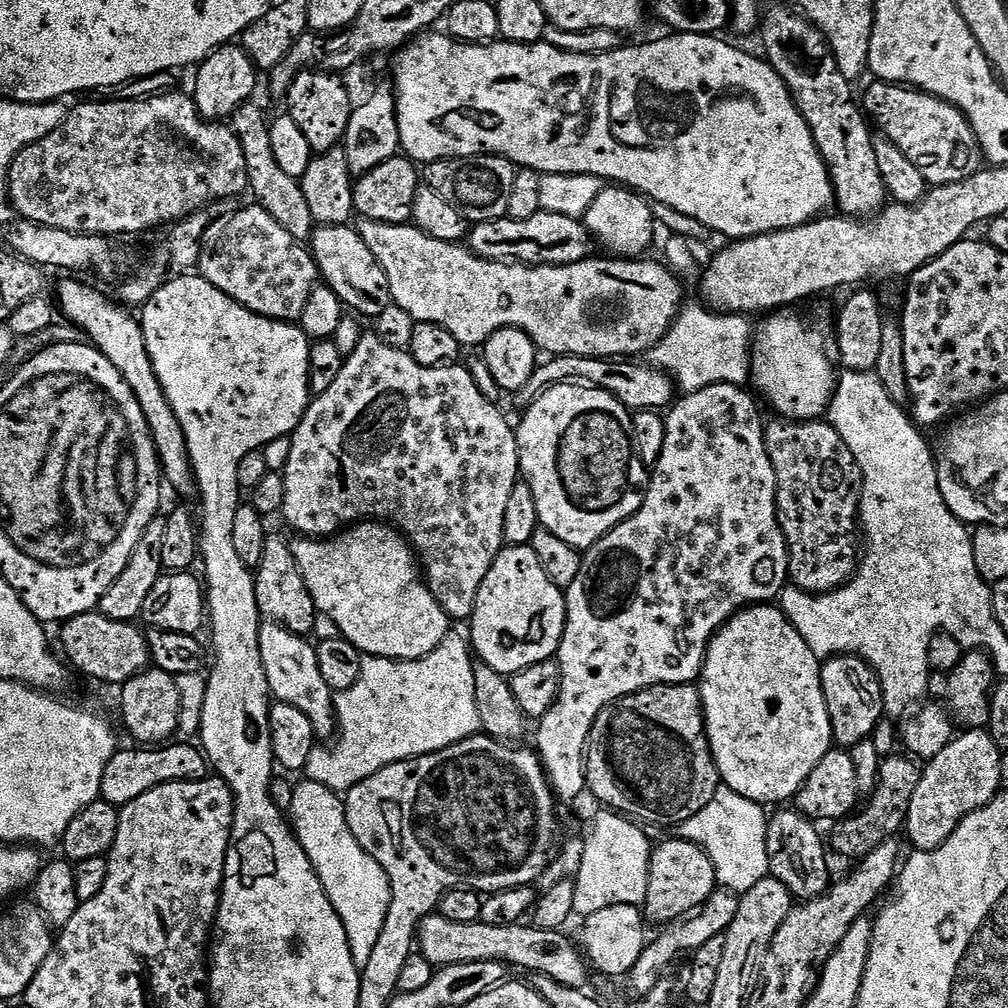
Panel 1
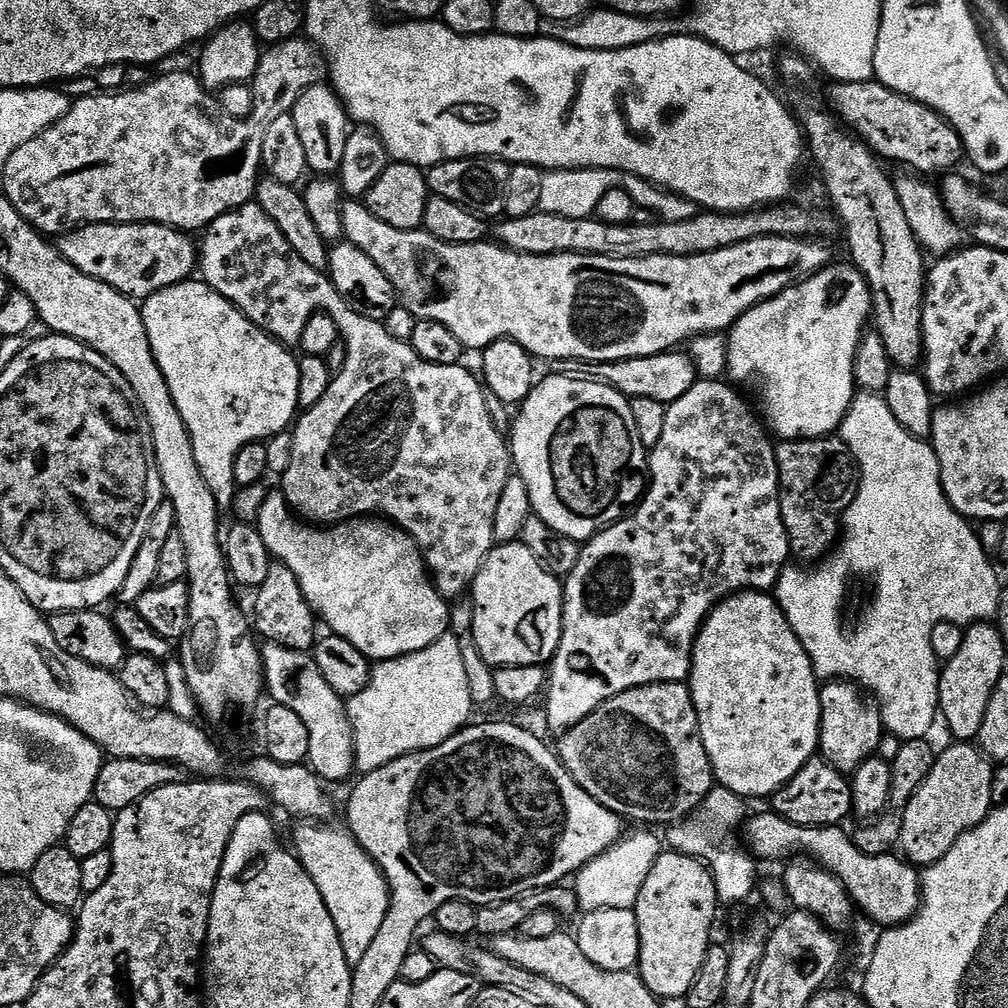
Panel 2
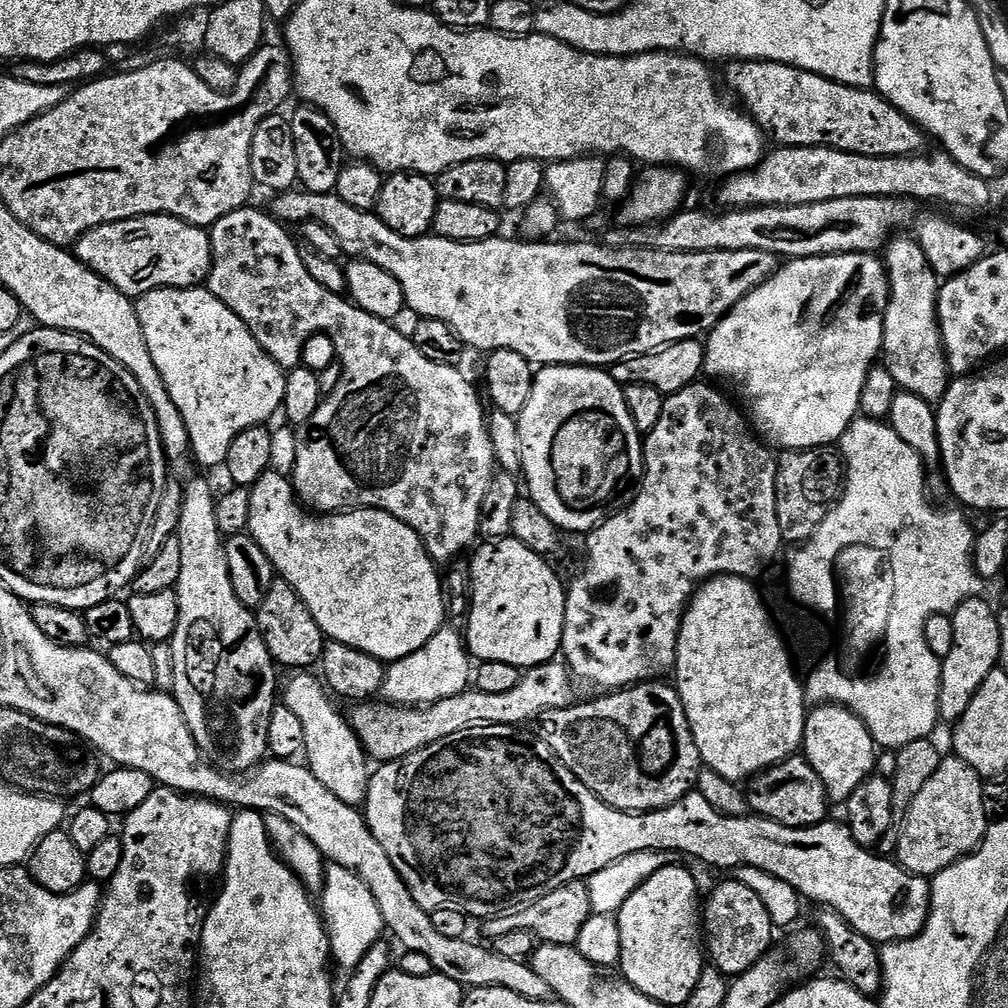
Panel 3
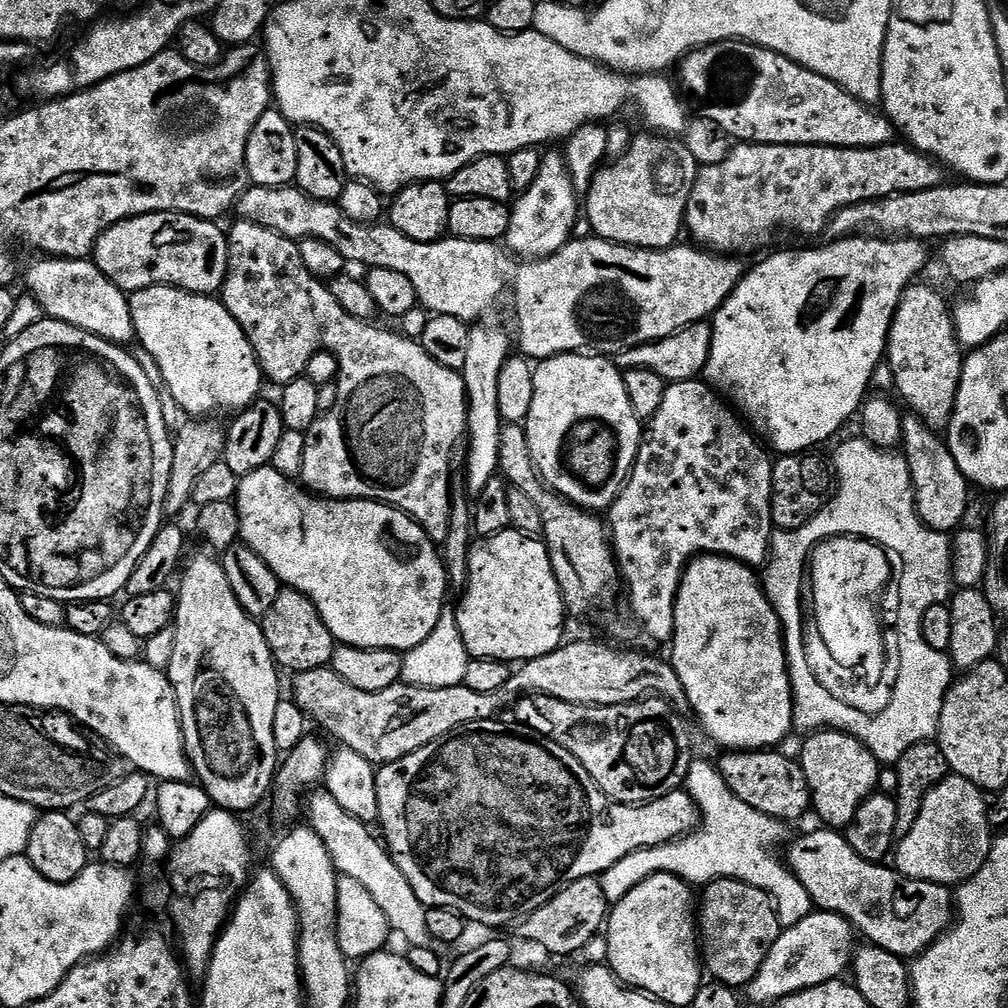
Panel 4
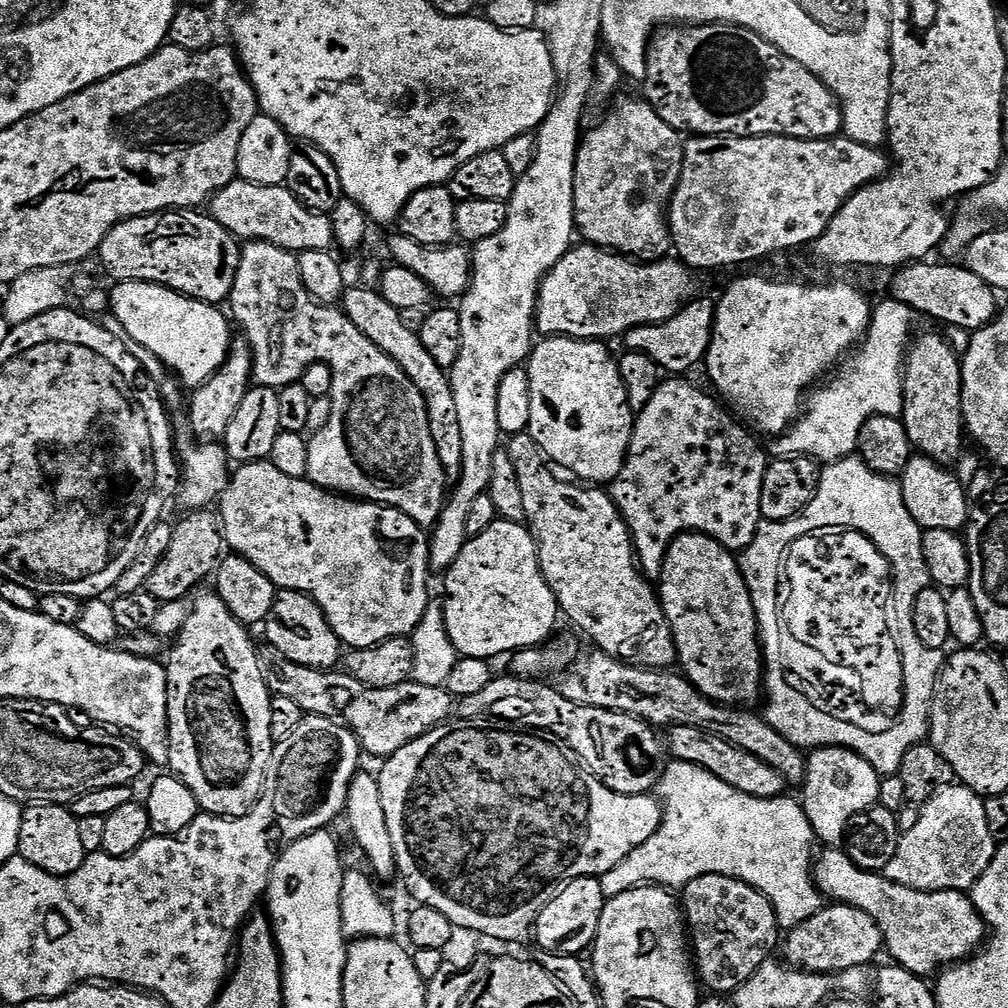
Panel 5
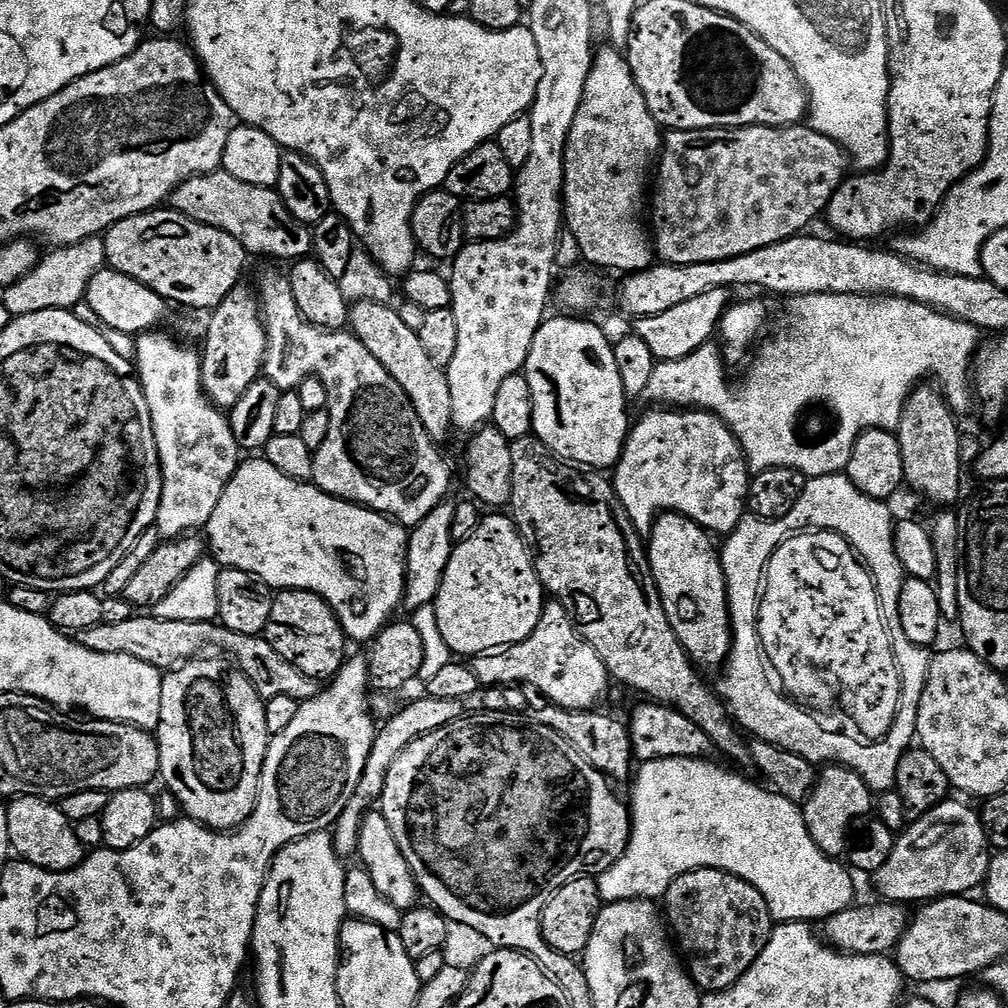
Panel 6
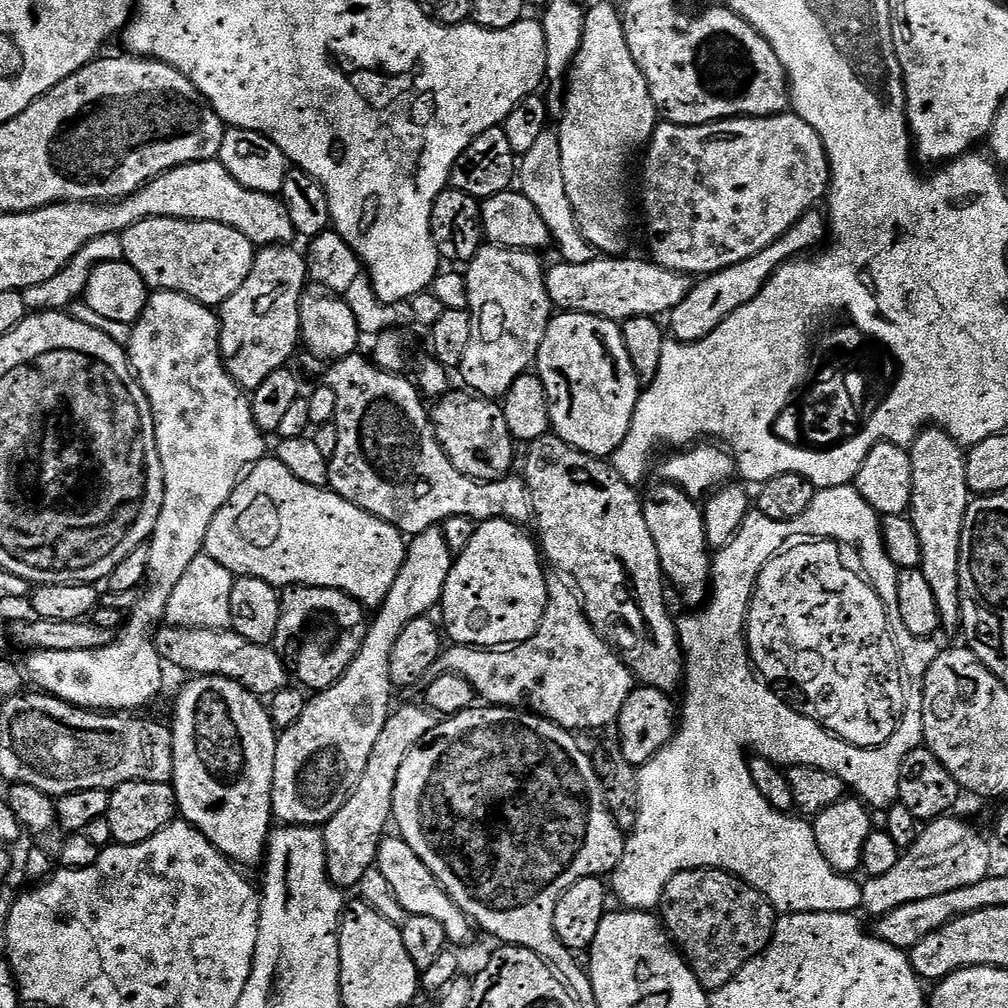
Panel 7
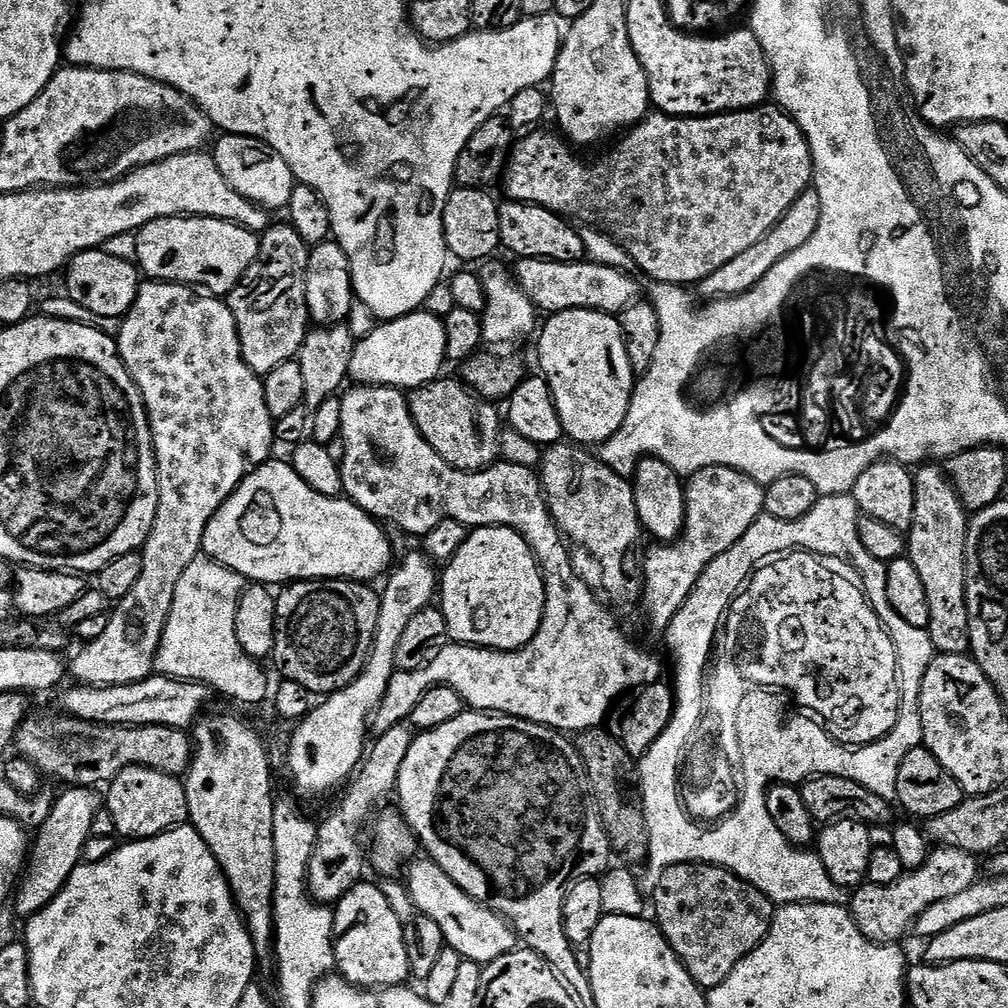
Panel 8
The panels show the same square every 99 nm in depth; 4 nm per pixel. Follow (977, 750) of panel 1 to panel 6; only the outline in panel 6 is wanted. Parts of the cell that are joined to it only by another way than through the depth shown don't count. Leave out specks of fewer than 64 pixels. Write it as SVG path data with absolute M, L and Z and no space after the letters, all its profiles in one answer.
M949 798L943 800L937 808L931 808L923 813L916 821L909 823L899 833L894 854L882 866L882 870L874 873L876 888L881 892L883 899L905 906L919 905L921 902L938 900L941 896L958 896L971 893L971 888L976 888L988 879L988 869L992 867L994 859L993 849L988 843L988 831L984 828L981 813L976 812L963 799Z

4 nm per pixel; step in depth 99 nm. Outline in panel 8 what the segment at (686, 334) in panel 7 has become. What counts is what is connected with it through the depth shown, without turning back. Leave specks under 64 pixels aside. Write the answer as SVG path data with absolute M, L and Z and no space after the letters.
M809 190L801 193L794 204L782 214L780 221L761 240L754 242L746 250L742 250L742 254L738 254L736 258L730 258L724 266L718 266L718 270L714 270L714 274L710 274L705 280L700 281L698 291L704 296L716 296L712 298L741 296L743 292L748 292L770 272L777 261L808 241L810 234L814 234L814 230L818 228L819 217L819 192Z

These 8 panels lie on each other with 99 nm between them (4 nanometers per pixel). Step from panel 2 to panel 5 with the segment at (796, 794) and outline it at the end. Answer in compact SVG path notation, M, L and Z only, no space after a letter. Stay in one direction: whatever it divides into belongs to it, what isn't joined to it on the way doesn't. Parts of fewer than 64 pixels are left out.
M675 725L669 732L672 733L666 736L666 748L673 761L690 762L694 766L704 768L710 774L714 774L714 778L722 778L722 782L726 782L728 786L734 786L754 798L775 798L785 795L784 776L778 774L774 766L762 762L762 758L754 758L750 750L742 750L726 742L726 738L714 736L698 726Z

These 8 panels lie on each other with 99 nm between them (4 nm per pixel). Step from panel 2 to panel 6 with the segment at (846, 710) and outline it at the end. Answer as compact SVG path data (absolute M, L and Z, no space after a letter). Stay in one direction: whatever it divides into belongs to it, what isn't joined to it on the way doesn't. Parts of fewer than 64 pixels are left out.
M840 764L825 767L819 773L812 795L803 805L804 820L808 823L814 842L828 856L840 858L850 847L850 837L857 820L863 820L874 808L874 793L859 774Z

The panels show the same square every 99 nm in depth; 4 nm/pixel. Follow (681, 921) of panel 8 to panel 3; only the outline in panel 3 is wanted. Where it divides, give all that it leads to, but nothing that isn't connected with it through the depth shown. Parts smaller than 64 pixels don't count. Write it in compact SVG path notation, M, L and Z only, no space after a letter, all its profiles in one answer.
M743 879L724 880L712 893L707 893L706 903L702 908L702 928L706 933L706 952L711 963L729 977L735 978L746 969L754 967L761 956L769 951L768 939L774 932L774 925L767 913L766 906L750 886L744 884Z

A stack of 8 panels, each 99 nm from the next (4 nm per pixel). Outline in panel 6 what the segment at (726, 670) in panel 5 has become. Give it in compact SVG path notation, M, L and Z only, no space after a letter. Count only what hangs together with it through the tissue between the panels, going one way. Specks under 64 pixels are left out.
M678 512L663 513L657 519L654 540L647 545L648 561L652 567L652 577L660 591L666 614L670 618L670 626L674 626L674 634L682 642L689 656L697 665L720 664L727 661L732 653L732 629L728 611L728 582L724 577L724 567L720 564L718 544L715 544L703 523L693 517L681 516Z

